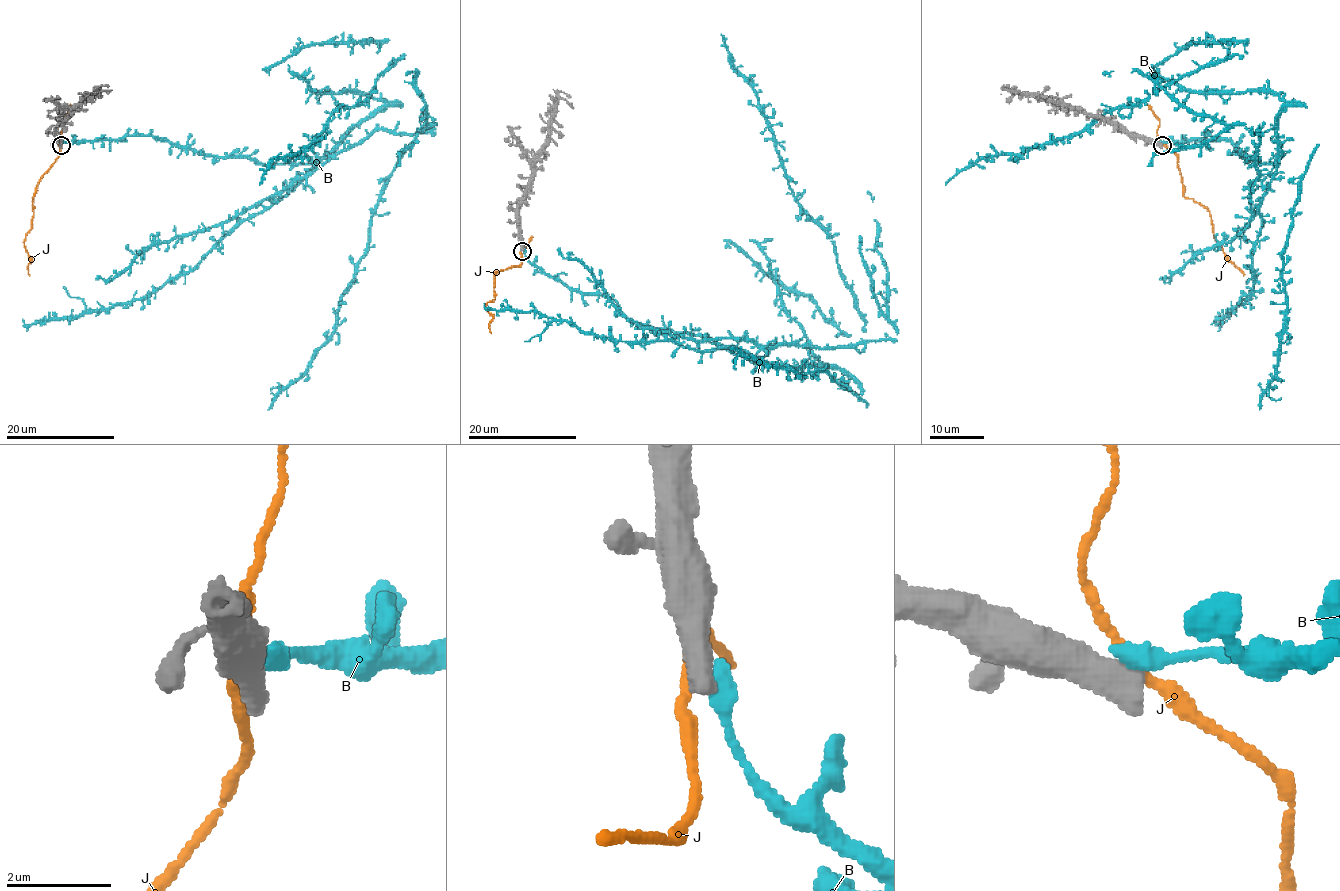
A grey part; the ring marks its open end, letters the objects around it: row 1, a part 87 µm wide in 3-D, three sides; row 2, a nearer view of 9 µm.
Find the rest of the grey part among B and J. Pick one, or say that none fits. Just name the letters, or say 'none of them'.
none of them

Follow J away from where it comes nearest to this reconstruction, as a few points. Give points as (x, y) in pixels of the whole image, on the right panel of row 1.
J: (1160, 143), (1177, 156), (1185, 197), (1200, 202), (1209, 212), (1216, 241), (1243, 275)

